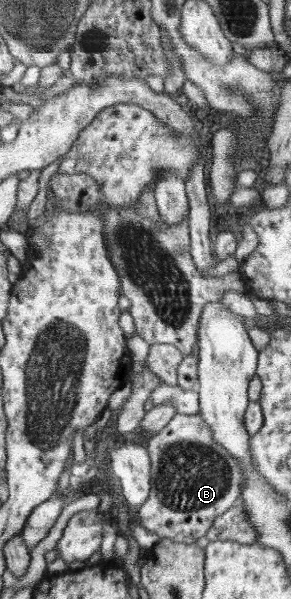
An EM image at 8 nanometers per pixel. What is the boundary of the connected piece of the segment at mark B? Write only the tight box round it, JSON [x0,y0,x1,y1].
[139,413,245,543]

